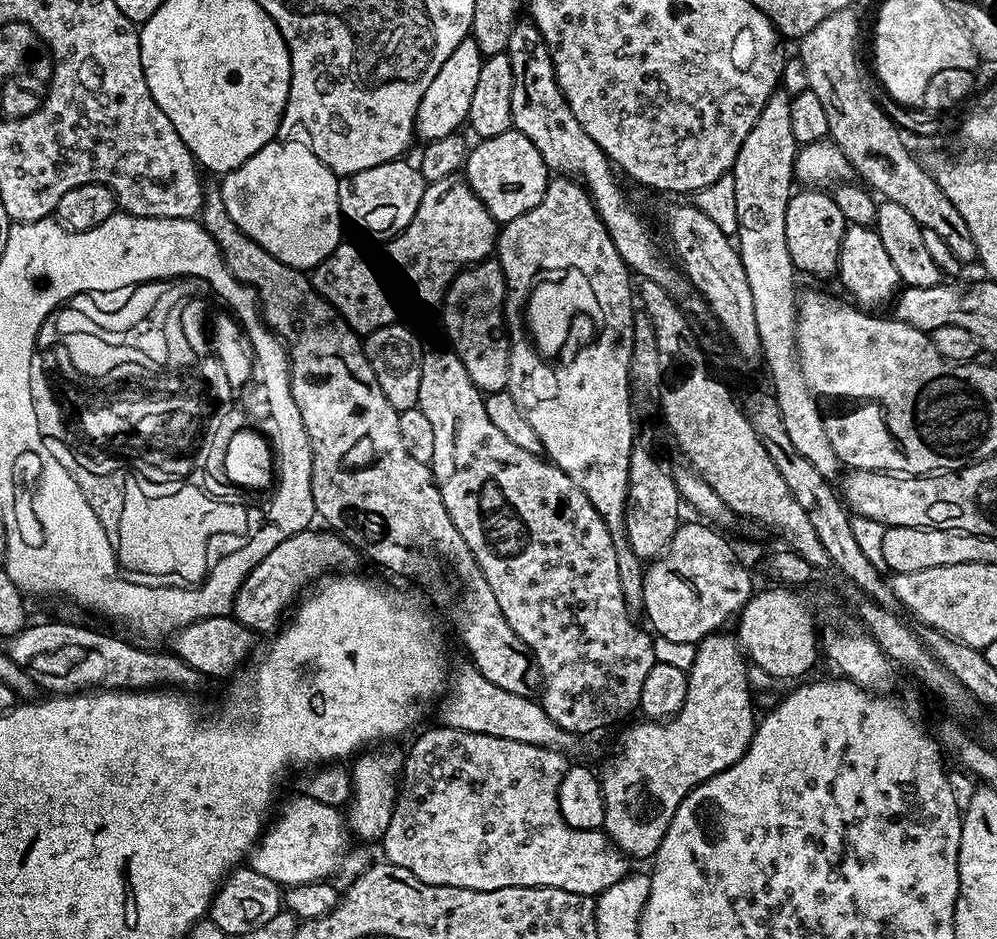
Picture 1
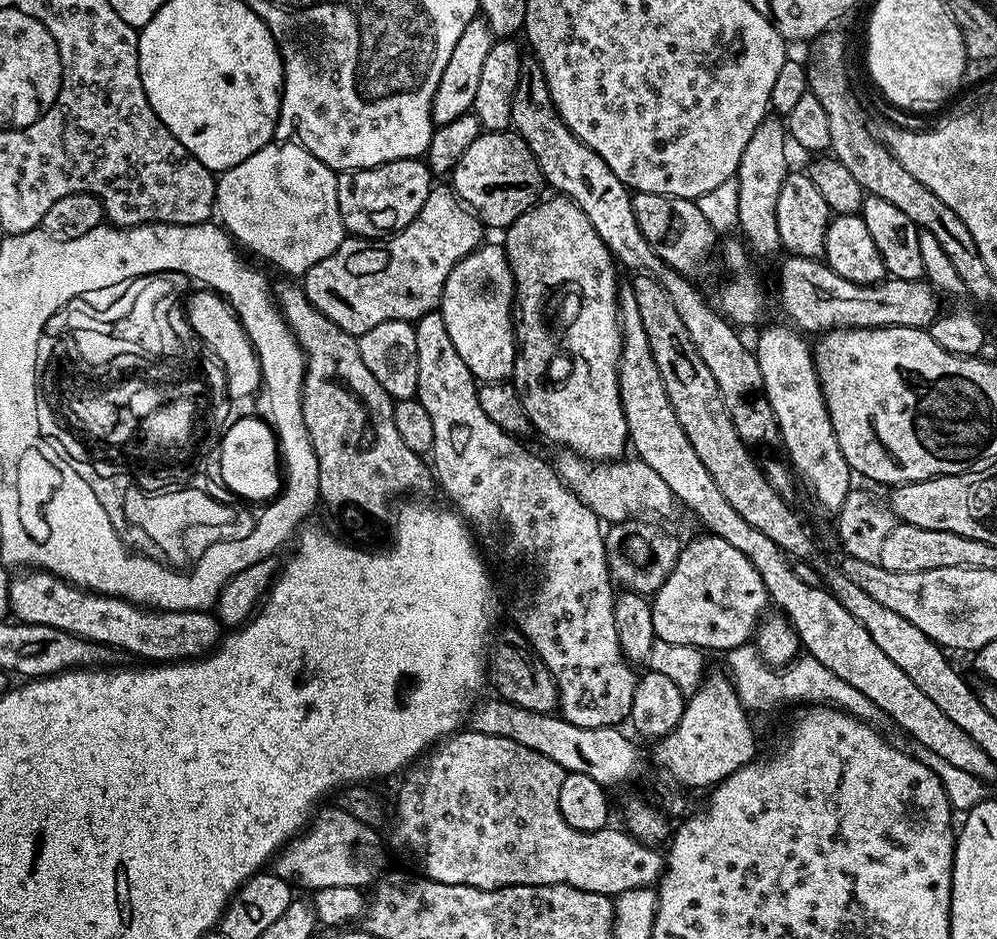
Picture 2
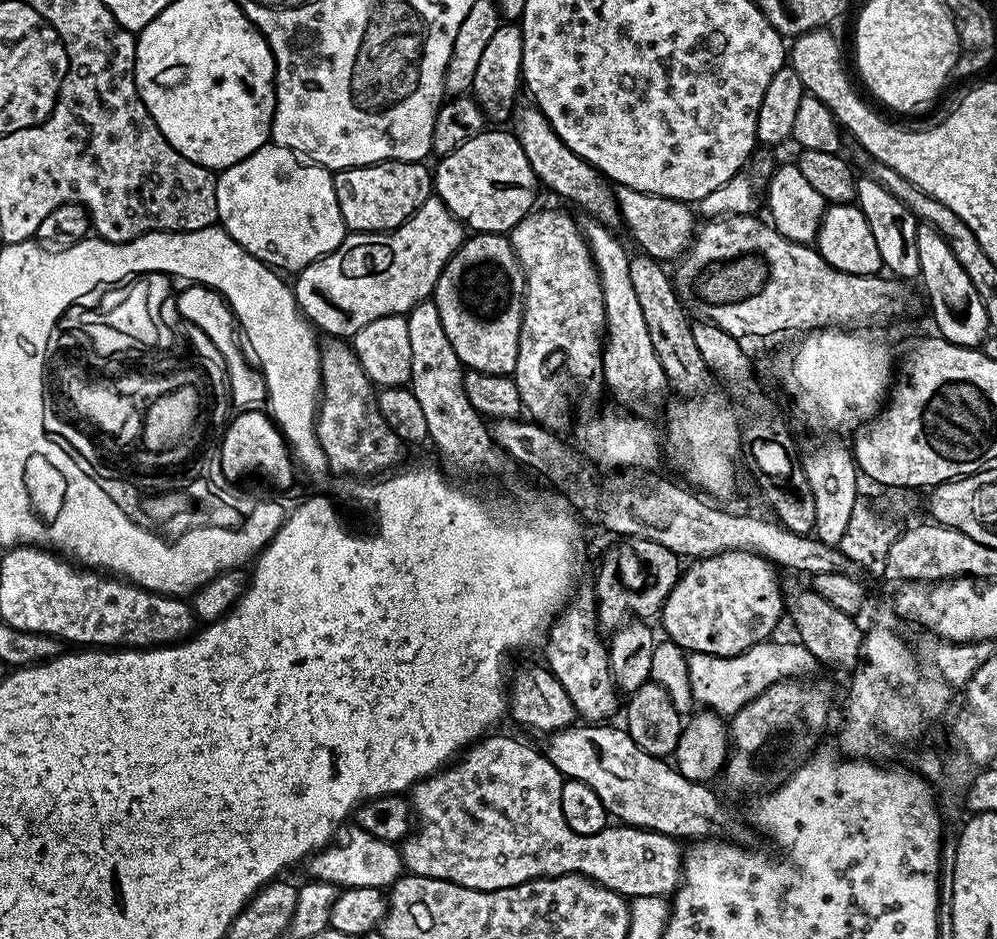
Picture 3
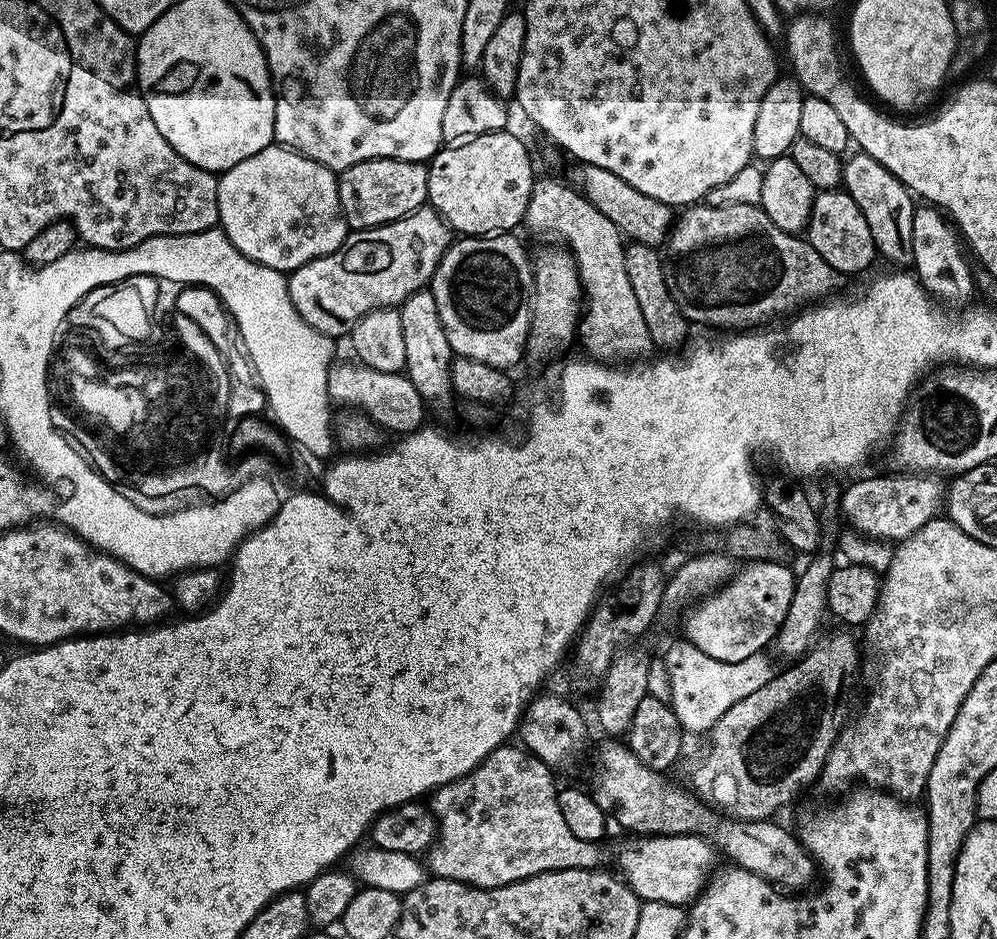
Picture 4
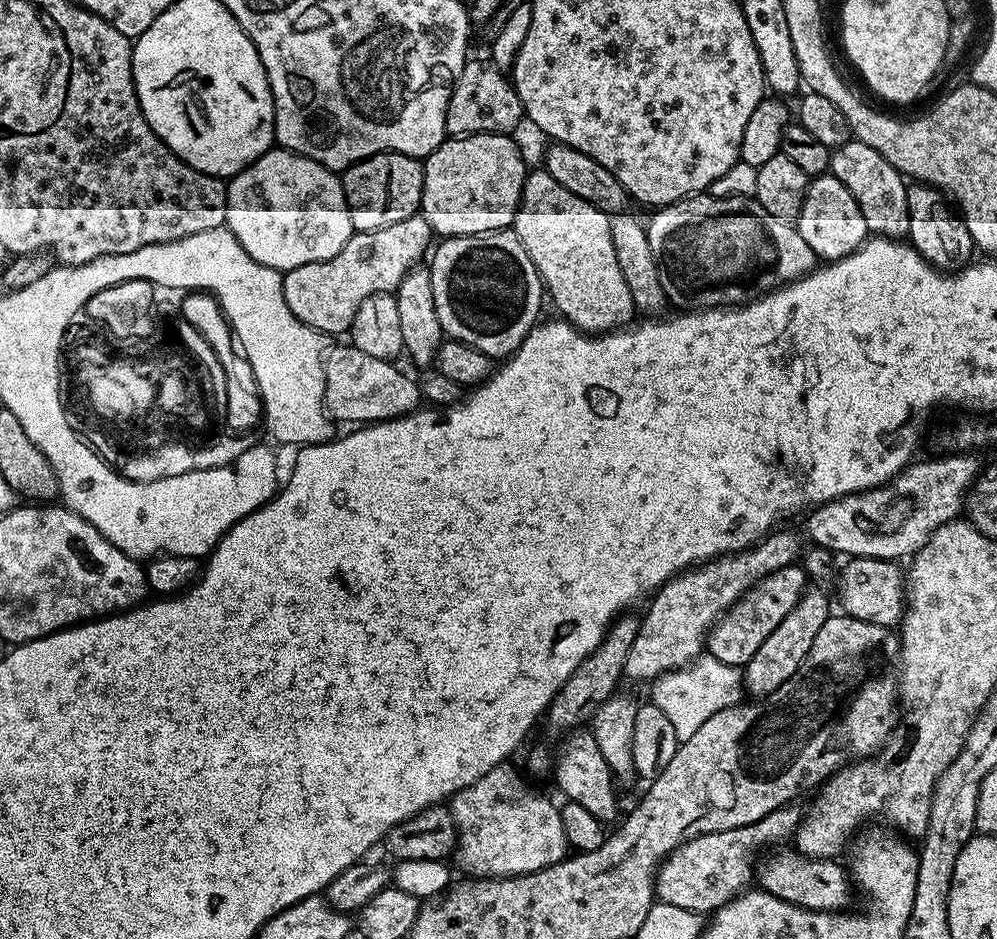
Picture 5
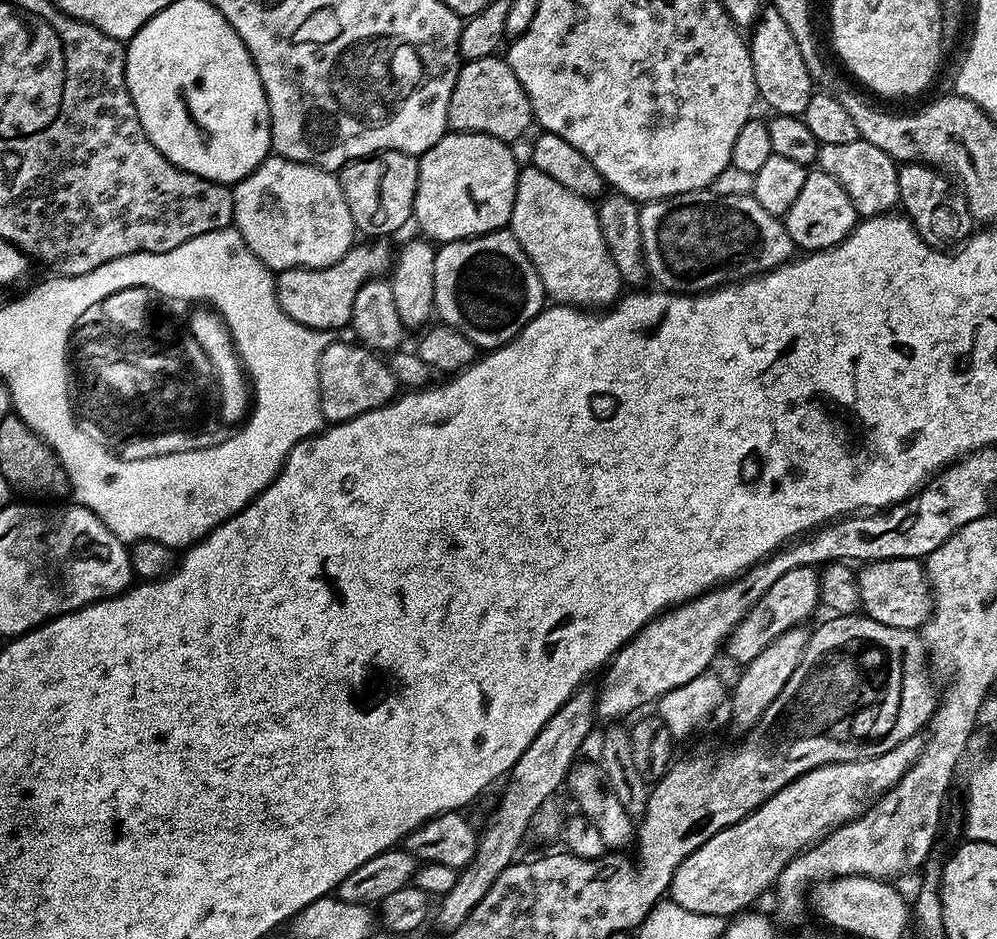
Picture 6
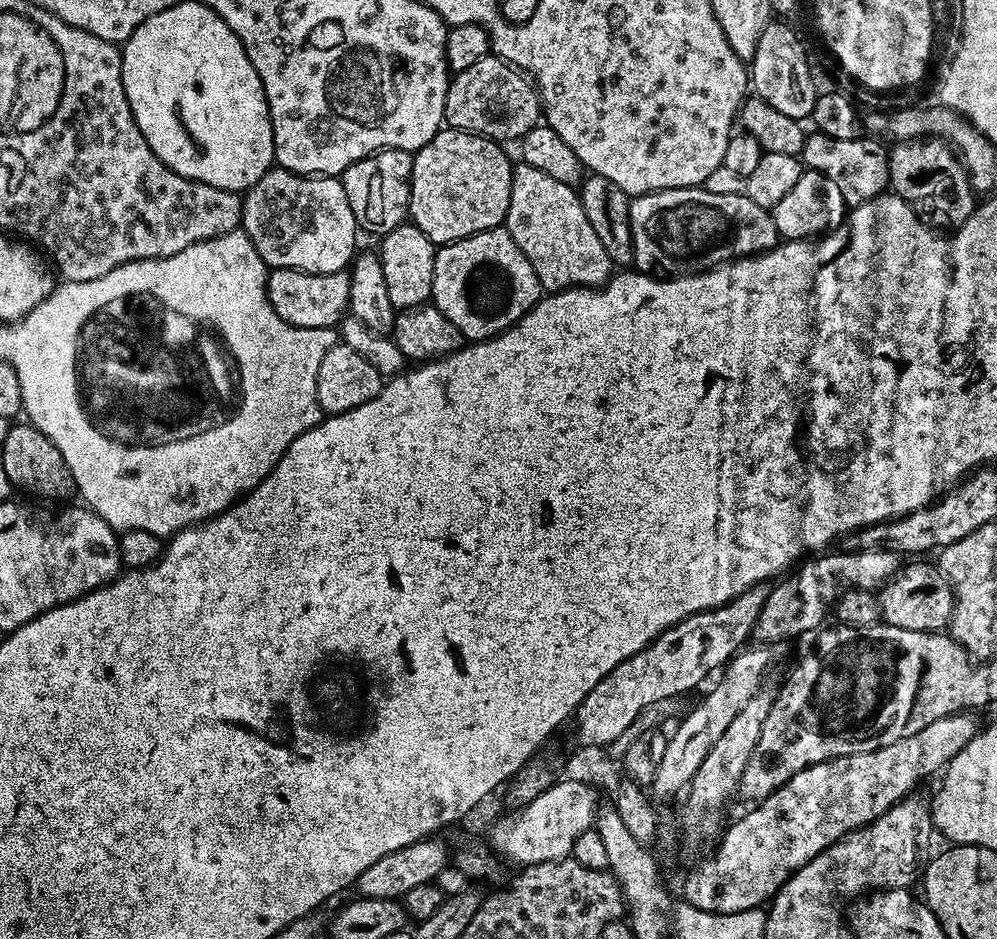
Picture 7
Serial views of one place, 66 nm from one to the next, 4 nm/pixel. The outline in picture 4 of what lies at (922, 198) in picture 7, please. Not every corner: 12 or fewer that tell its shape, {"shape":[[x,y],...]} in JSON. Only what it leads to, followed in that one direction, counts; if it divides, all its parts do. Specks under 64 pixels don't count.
{"shape":[[914,214],[911,267],[944,306],[971,305],[978,284],[955,223]]}

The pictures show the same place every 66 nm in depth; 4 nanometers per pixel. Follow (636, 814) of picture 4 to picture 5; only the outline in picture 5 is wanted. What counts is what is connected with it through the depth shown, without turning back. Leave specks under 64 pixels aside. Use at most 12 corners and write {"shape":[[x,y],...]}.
{"shape":[[781,847],[754,868],[763,891],[815,912],[849,907],[835,859]]}

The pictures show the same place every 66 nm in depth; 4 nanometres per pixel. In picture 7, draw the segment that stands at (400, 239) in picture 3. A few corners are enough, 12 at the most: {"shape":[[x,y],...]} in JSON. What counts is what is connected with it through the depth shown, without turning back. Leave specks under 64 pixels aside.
{"shape":[[273,268],[268,301],[299,328],[336,328],[352,277]]}

